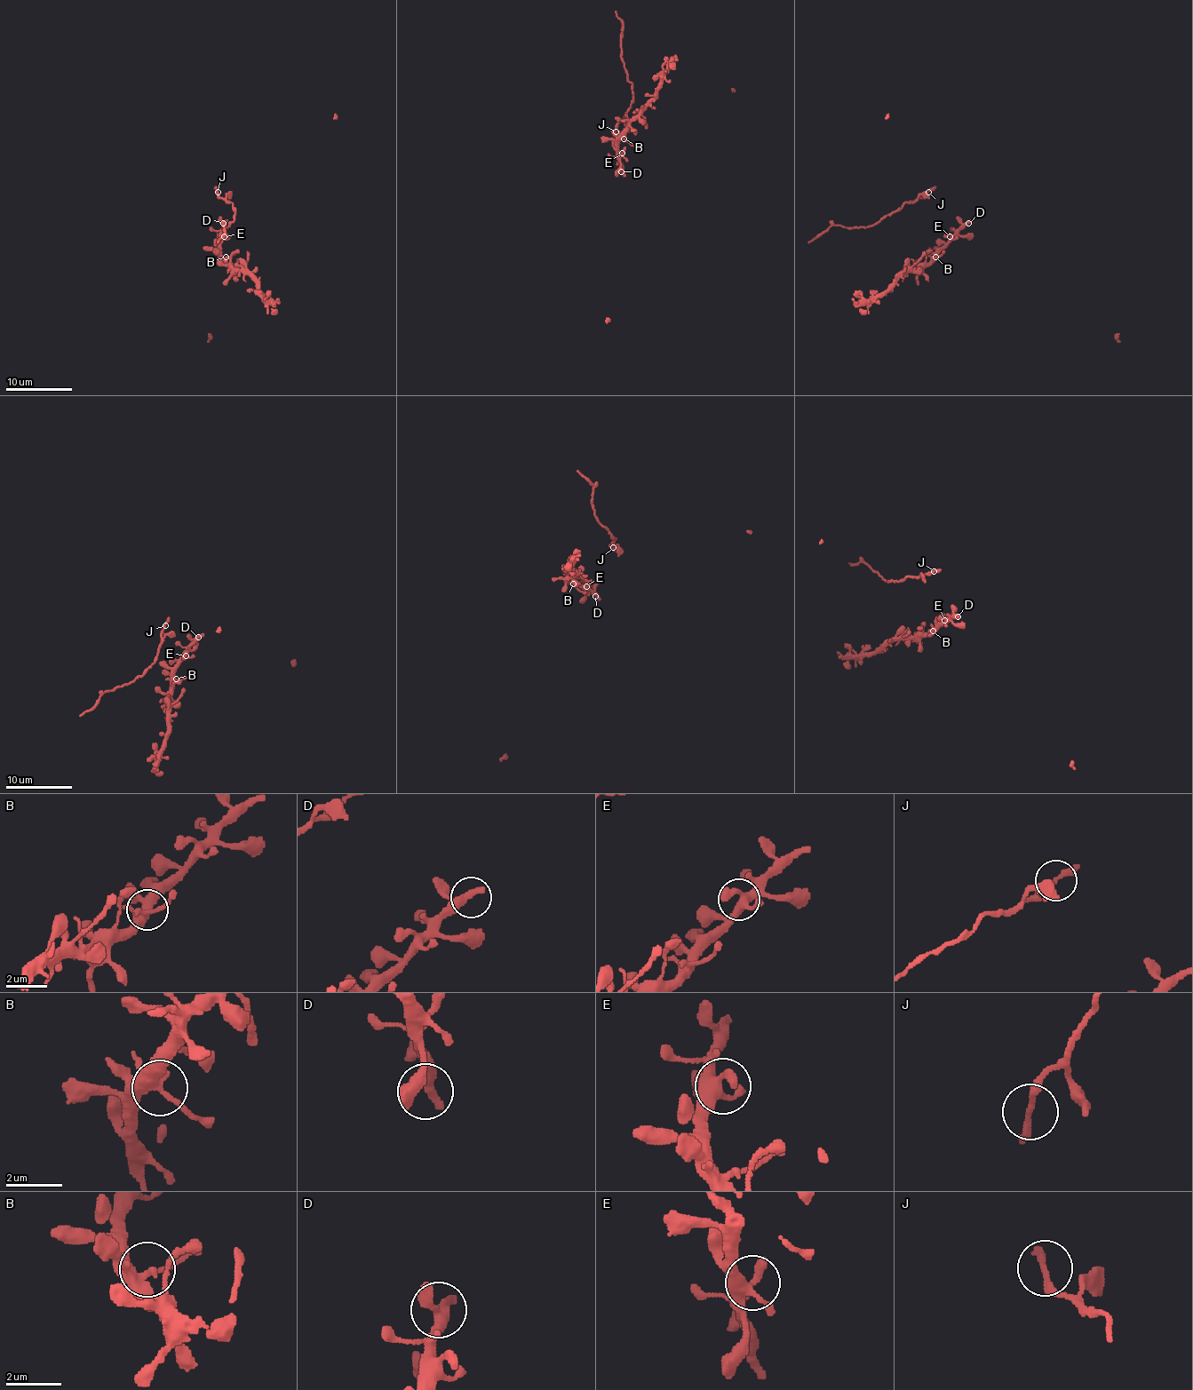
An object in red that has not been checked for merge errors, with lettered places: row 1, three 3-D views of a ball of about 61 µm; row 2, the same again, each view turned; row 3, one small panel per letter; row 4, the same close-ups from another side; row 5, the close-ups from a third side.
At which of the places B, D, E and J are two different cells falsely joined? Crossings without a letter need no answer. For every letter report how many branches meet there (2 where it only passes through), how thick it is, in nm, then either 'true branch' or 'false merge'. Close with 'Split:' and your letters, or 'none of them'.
B: 4 | 360 nm | true branch
D: 2 | 360 nm | true branch
E: 4 | 400 nm | true branch
J: 2 | 220 nm | true branch
Split: none of them

